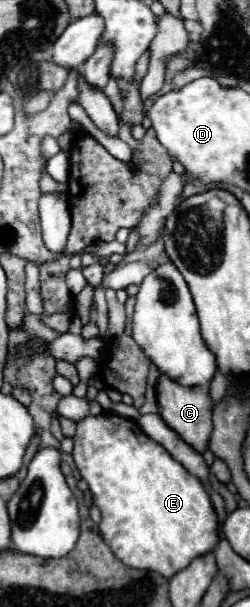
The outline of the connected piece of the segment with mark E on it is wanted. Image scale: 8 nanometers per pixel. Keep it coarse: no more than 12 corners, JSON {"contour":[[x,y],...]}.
{"contour":[[111,410],[75,466],[125,566],[171,578],[215,548],[201,480]]}

